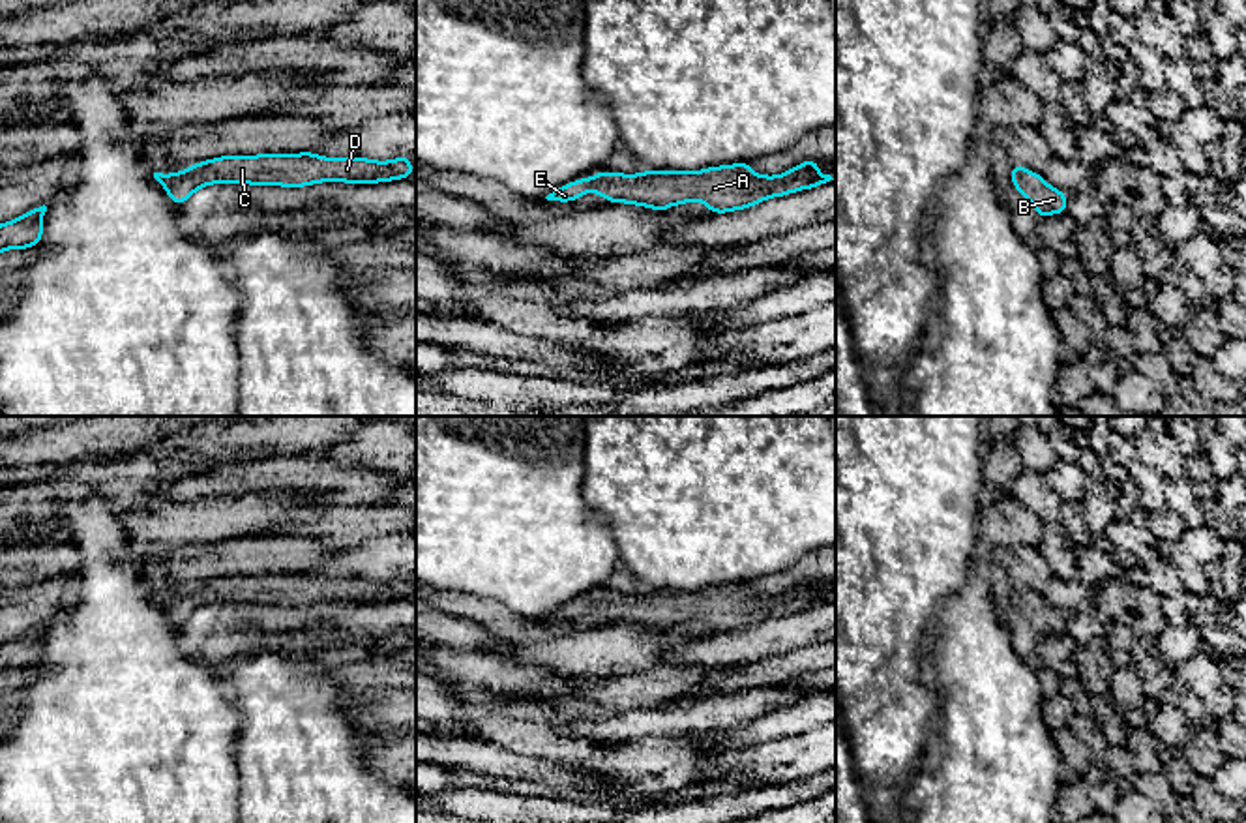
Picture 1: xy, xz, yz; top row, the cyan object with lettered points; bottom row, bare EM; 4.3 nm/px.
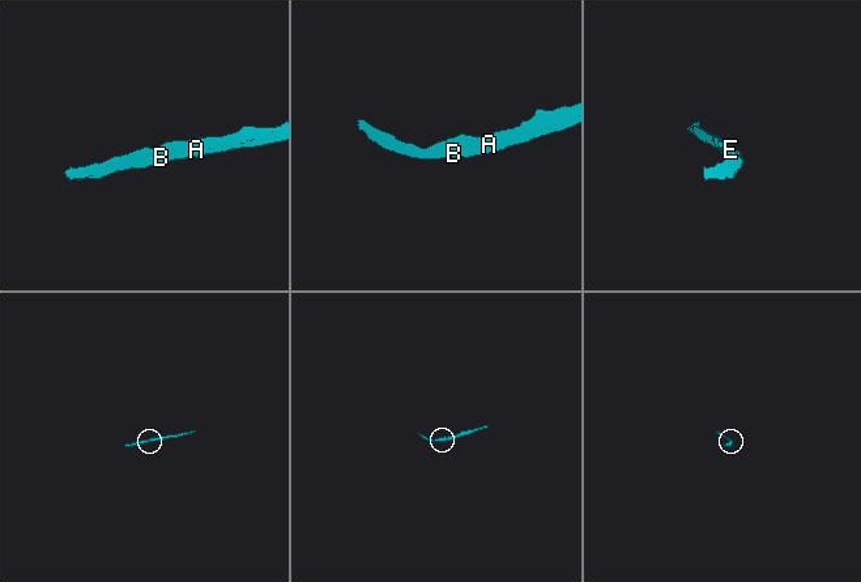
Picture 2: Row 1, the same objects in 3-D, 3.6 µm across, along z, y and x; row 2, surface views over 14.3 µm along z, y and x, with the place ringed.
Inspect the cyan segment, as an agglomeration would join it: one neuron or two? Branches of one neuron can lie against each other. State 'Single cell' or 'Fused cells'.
Single cell

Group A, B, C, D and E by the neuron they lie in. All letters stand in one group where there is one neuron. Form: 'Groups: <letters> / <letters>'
Groups: A B C D E

